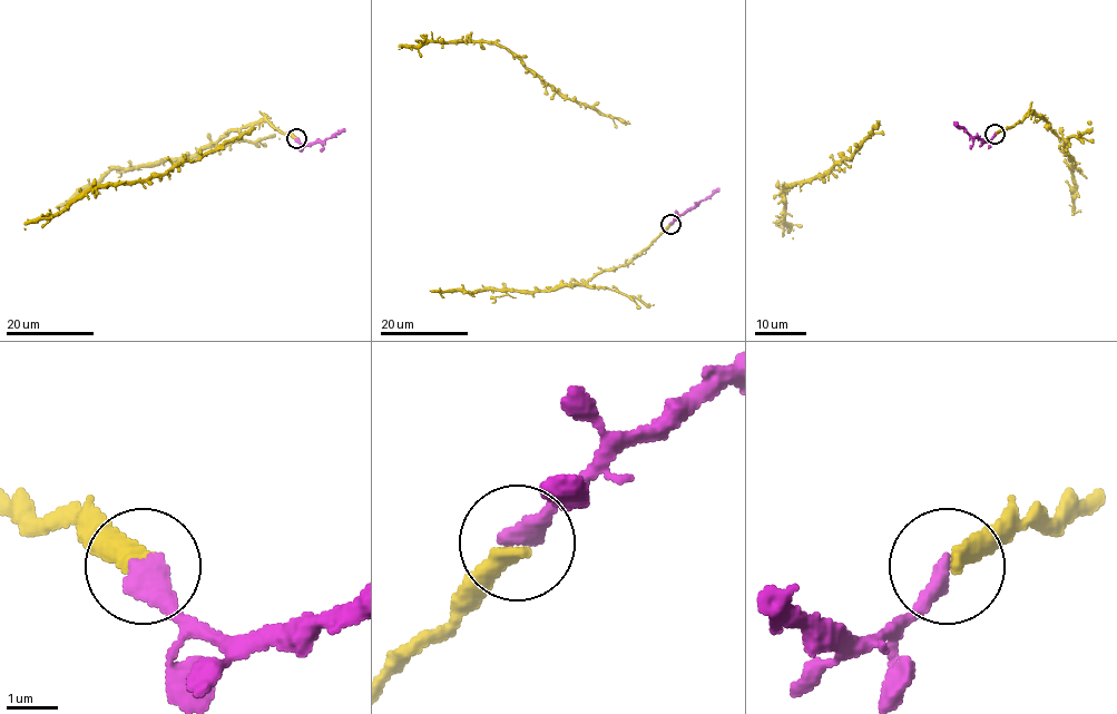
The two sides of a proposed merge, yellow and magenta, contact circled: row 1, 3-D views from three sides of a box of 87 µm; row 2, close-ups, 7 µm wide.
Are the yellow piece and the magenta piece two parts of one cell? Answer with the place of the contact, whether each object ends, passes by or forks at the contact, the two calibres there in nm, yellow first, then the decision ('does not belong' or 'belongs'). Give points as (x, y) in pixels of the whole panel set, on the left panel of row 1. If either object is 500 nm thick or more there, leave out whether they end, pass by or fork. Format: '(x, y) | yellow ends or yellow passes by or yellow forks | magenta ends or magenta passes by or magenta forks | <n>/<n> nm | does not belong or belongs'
(296, 138) | yellow ends | magenta ends | 400/460 nm | belongs

